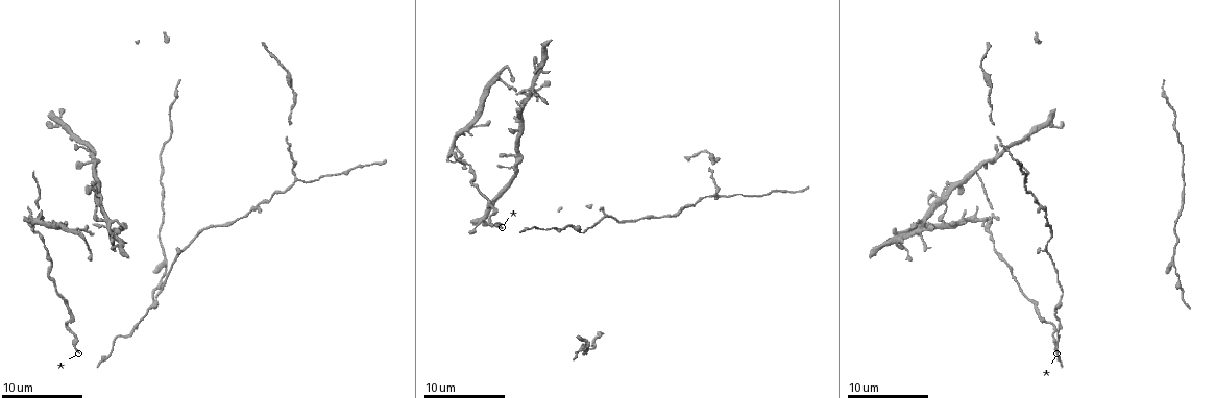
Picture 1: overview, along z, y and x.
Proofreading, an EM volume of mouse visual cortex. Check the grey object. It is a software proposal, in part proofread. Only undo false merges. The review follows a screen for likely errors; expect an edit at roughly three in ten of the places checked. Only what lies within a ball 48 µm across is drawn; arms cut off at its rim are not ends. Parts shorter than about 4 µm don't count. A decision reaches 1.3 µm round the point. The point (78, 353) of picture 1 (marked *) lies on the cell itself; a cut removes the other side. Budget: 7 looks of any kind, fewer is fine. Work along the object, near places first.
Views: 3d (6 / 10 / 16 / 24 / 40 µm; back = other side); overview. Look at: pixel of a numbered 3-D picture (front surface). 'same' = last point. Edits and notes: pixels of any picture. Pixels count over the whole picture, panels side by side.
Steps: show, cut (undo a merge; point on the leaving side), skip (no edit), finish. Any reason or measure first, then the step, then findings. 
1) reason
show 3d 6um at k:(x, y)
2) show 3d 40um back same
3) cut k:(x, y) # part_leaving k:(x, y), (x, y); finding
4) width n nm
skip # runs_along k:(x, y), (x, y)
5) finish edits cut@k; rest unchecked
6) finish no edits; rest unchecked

three-way junction
show 3d 10um at 1:(164, 264)

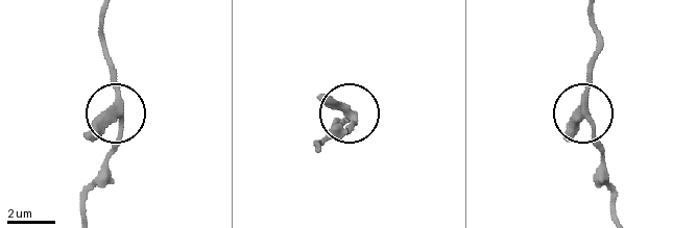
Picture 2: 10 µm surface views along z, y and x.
show 3d 10um back at 2:(120, 114)

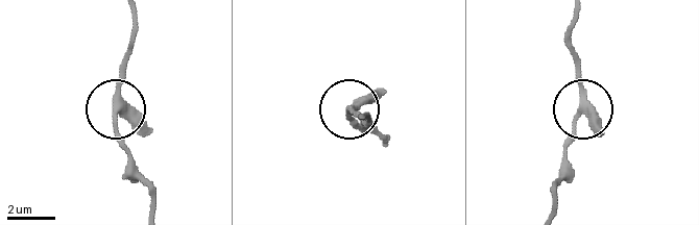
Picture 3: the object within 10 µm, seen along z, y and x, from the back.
skip # one cell here

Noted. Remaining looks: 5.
thick turns thin
show 3d 16um at 1:(157, 299)

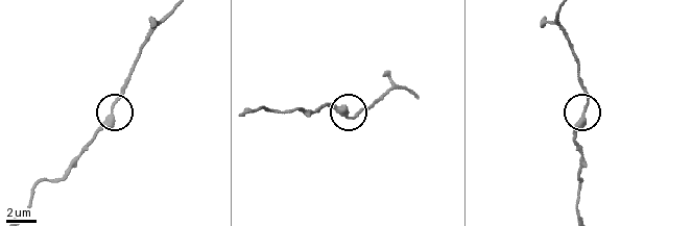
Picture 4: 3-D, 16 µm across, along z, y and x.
skip # continuous, no second cell

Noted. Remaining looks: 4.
show 3d 6um at 1:(296, 178)

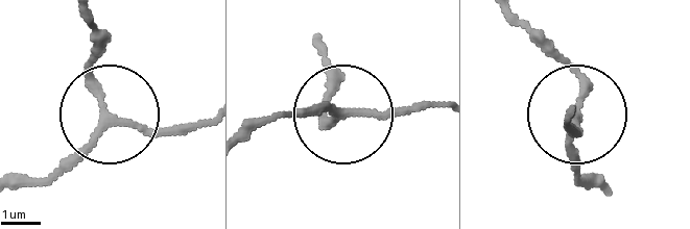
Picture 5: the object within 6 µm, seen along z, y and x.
show 3d 6um back at 5:(110, 118)

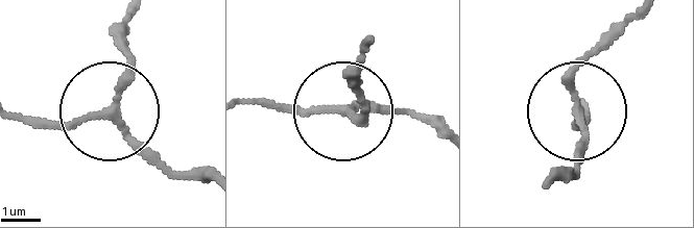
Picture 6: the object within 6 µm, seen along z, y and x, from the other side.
width 180 nm
skip # runs_along 6:(206, 178), (166, 172), (96, 116), (56, 125), (17, 119); one cell here

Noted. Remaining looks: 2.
finish no edits; rest unchecked

